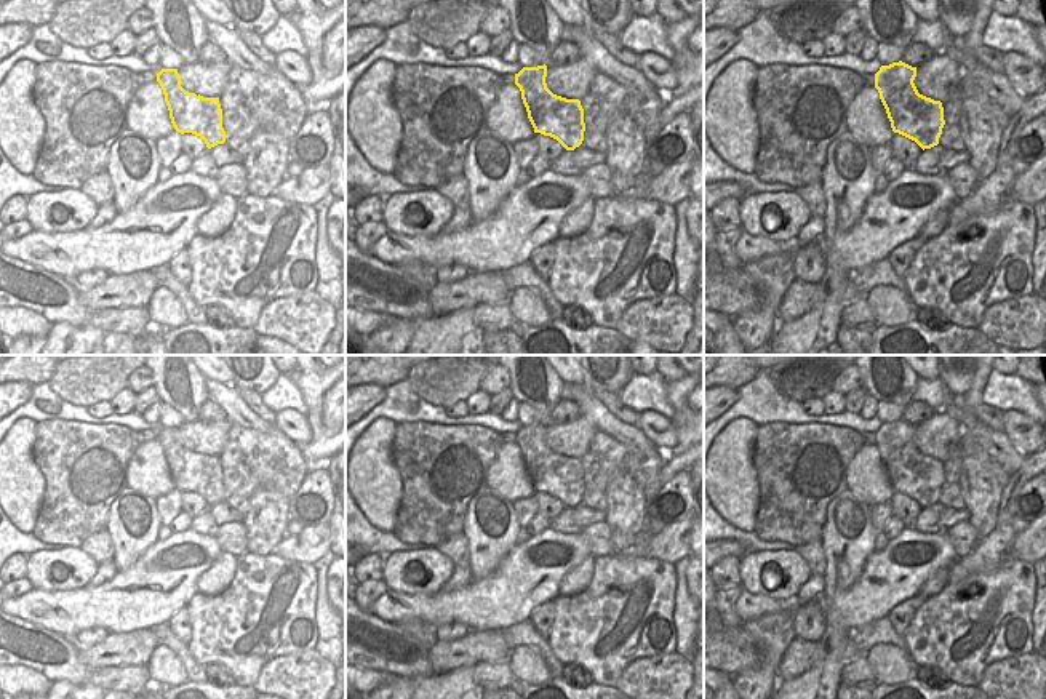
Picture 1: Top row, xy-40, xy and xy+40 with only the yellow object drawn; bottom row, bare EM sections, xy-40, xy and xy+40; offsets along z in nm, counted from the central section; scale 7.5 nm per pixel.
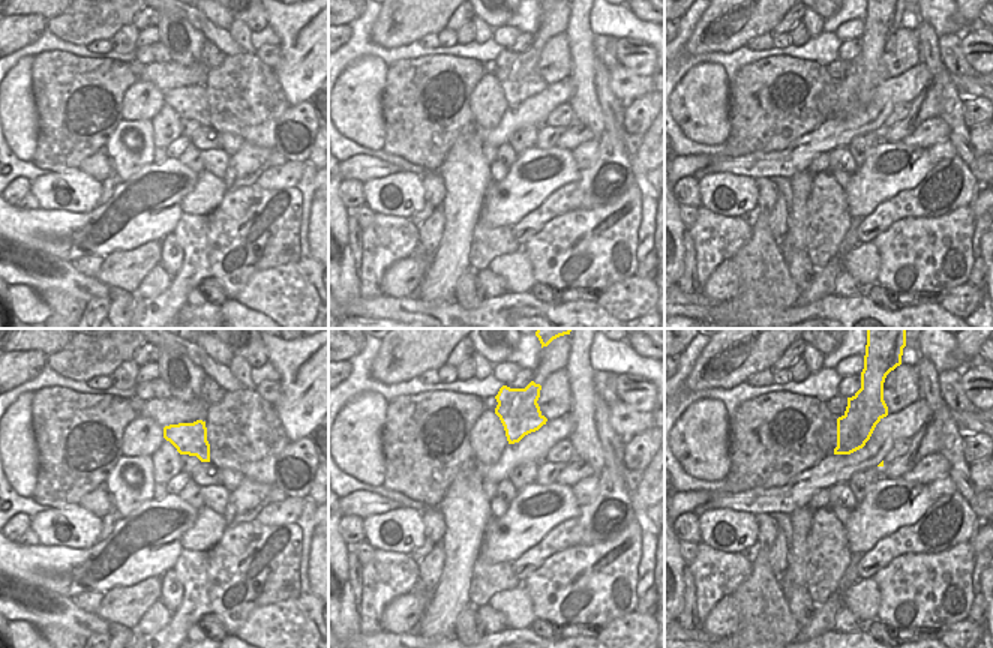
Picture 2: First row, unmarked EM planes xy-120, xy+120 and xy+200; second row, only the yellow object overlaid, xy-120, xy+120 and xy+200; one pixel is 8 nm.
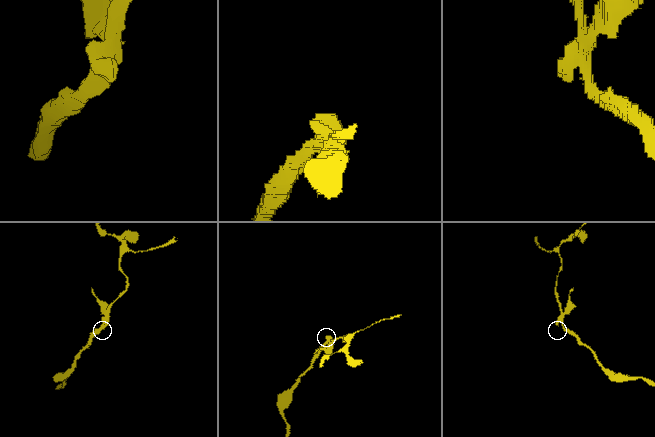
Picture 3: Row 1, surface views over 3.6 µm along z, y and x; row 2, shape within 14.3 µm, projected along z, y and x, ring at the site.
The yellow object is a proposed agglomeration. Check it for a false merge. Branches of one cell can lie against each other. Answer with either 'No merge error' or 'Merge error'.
Merge error

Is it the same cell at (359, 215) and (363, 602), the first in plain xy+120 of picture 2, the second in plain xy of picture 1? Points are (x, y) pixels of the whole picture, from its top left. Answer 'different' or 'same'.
different

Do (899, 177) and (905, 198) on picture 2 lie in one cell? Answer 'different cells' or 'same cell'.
different cells

